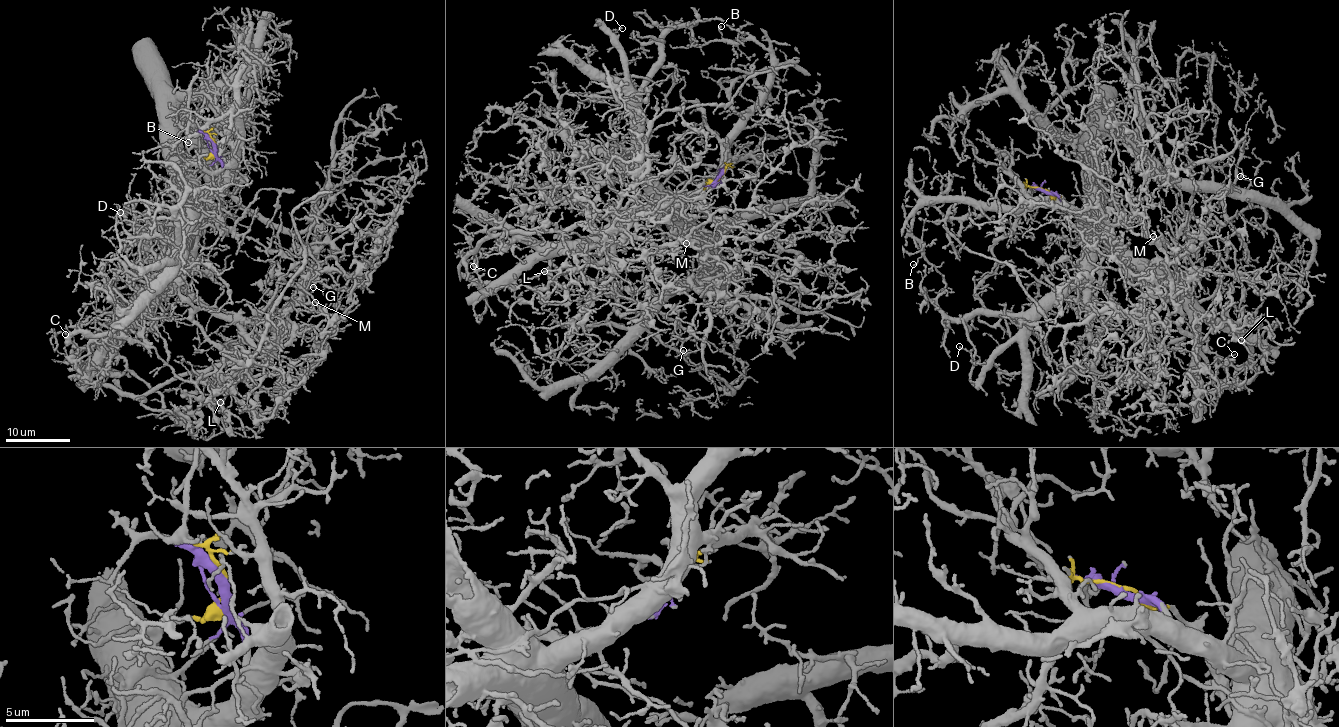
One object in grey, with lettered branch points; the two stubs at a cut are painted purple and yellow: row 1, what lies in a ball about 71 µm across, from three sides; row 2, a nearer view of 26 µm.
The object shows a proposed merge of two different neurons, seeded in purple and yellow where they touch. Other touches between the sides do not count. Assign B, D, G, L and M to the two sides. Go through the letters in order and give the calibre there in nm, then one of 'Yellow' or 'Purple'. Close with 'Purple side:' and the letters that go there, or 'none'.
B: Thickness 220 nm. Purple
D: Thickness 170 nm. Purple
G: Thickness 120 nm. Purple
L: Thickness 140 nm. Yellow
M: Thickness 160 nm. Yellow
Purple side: B, D, G

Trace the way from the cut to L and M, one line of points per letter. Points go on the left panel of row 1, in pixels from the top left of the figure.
L: (214, 146), (186, 171), (169, 259), (235, 354), (211, 366), (237, 373), (210, 387), (220, 402)
M: (214, 146), (186, 171), (181, 238), (169, 259), (195, 324), (239, 361), (260, 364), (290, 310), (315, 302)

